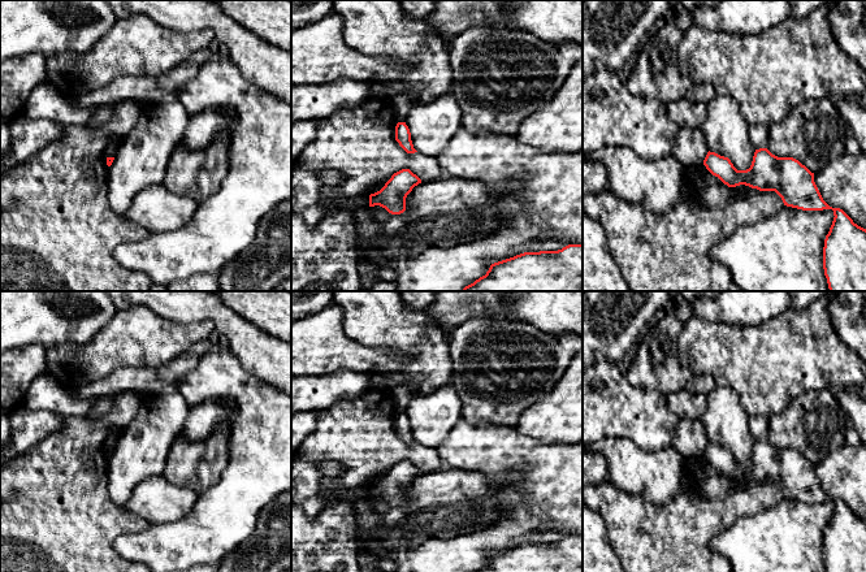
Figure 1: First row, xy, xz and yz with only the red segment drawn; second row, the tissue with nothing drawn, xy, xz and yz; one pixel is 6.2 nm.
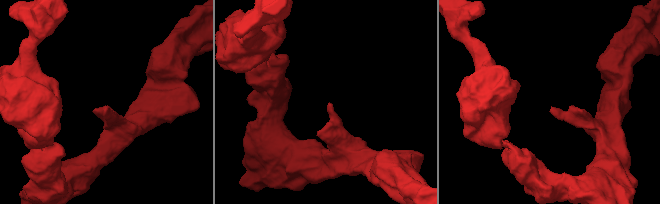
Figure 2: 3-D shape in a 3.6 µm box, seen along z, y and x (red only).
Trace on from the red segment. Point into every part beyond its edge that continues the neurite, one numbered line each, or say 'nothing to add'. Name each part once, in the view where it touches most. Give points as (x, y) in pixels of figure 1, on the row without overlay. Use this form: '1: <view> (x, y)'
nothing to add

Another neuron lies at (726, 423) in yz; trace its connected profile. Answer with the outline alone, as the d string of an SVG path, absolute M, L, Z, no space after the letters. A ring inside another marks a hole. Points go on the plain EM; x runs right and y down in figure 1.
M714 386L706 396L707 408L701 422L707 441L728 448L737 462L749 460L755 438L739 394L731 387Z

